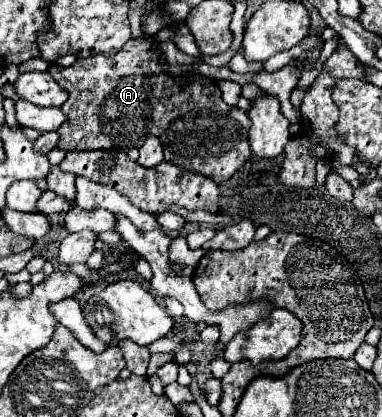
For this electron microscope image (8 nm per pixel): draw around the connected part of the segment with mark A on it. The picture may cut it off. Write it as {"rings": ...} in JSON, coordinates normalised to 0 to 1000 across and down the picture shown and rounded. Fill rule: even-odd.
{"rings":[[[377,79],[356,94],[340,94],[309,132],[246,132],[225,141],[199,141],[188,161],[147,161],[131,156],[126,175],[183,223],[178,247],[157,257],[178,271],[183,295],[157,305],[157,343],[152,353],[168,362],[220,362],[220,357],[283,357],[304,353],[314,362],[340,362],[351,353],[372,353],[377,338],[403,324],[424,338],[429,367],[445,391],[524,415],[560,439],[597,434],[654,376],[654,343],[649,343],[649,276],[618,257],[602,257],[581,242],[576,213],[555,199],[550,185],[529,185],[518,175],[492,175],[492,218],[476,213],[476,185],[445,180],[435,161],[414,156],[419,127],[408,122],[414,98]]]}

